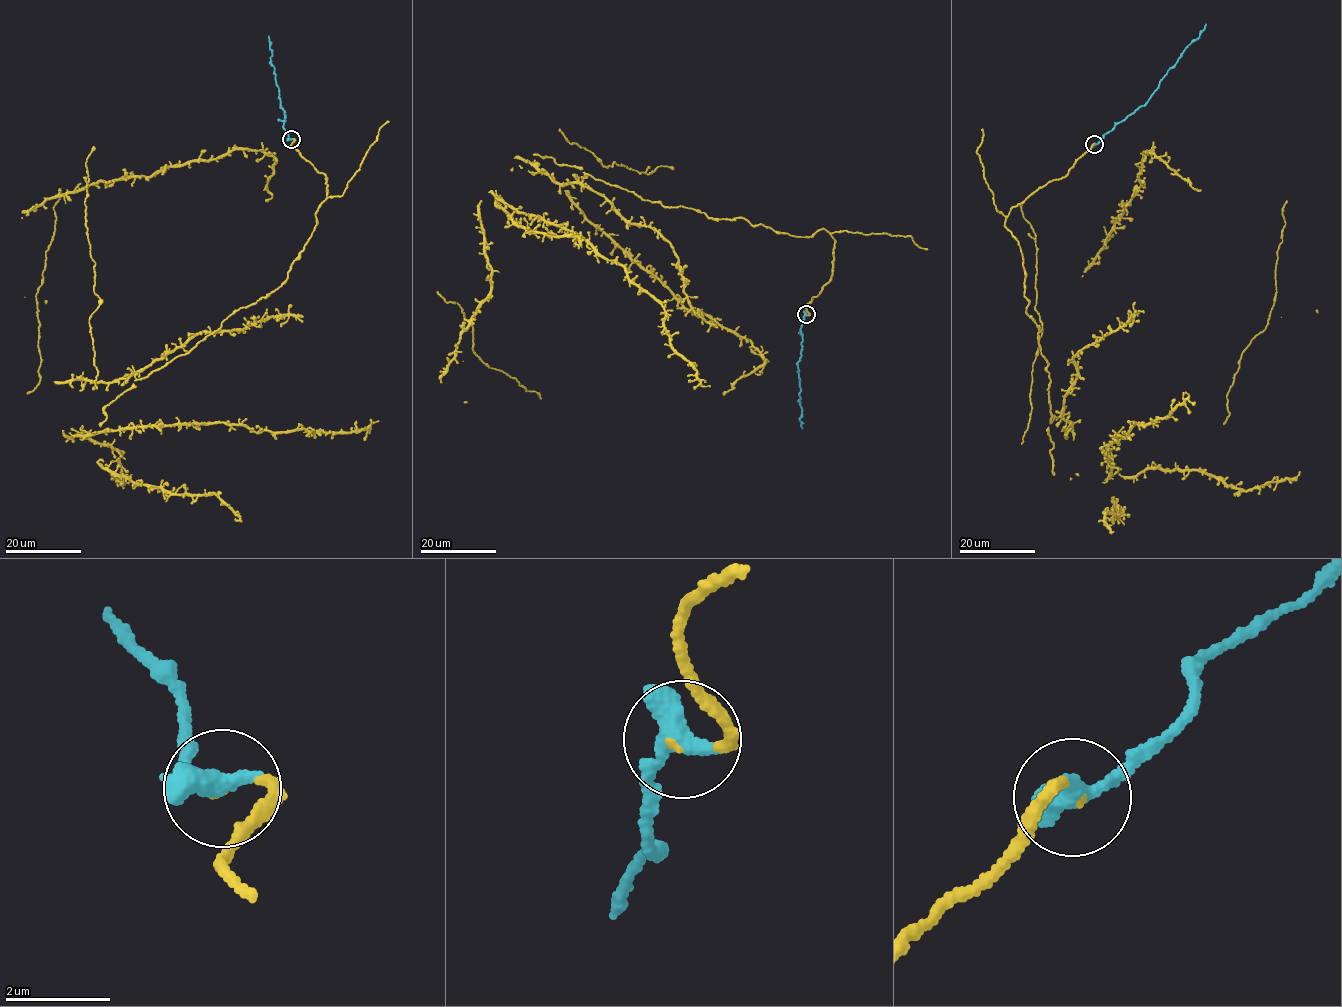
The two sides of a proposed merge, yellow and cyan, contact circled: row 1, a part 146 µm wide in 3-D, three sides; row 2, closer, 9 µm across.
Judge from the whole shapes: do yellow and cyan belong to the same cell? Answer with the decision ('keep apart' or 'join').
join

